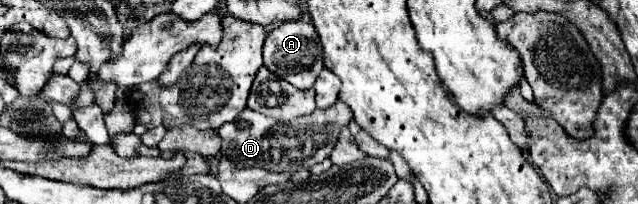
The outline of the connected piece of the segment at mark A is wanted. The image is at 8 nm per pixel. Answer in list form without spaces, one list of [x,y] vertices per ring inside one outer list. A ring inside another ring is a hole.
[[[296,20],[278,24],[264,42],[264,66],[272,70],[276,76],[288,80],[296,88],[312,88],[320,70],[324,68],[322,62],[322,44],[318,42],[318,32],[314,24]]]

